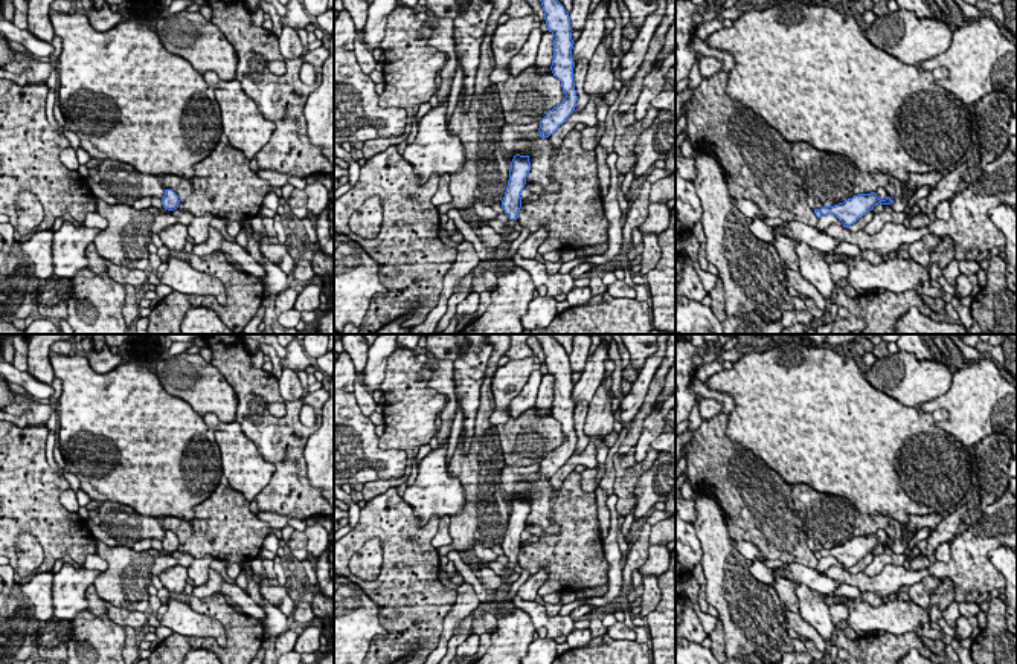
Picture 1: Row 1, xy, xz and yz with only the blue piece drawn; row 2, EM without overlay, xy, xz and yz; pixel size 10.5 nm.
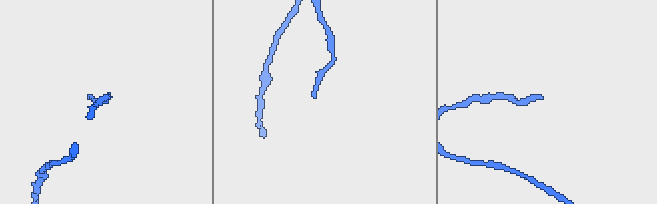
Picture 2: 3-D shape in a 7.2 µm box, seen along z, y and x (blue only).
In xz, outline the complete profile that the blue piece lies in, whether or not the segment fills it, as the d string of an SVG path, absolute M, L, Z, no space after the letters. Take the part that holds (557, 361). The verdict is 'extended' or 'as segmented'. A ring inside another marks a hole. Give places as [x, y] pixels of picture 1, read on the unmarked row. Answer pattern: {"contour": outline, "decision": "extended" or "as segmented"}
{"contour": "M550 334L532 336L540 340L547 372L555 379L550 412L553 418L561 423L561 429L566 437L563 444L549 452L540 463L540 479L549 479L558 472L561 466L567 463L576 449L578 438L573 424L575 405L572 400L572 391L575 385L572 382L573 372L570 369L570 359L564 348Z", "decision": "as segmented"}

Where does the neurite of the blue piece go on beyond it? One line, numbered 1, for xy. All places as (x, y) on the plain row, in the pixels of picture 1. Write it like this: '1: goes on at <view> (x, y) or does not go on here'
1: does not go on here

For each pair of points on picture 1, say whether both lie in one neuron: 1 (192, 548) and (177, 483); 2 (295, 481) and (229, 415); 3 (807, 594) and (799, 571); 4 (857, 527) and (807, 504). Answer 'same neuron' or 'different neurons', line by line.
1: different neurons
2: different neurons
3: different neurons
4: same neuron

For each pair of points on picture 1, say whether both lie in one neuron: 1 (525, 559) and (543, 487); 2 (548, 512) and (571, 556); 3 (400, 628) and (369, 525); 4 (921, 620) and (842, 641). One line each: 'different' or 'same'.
1: same
2: same
3: same
4: different

